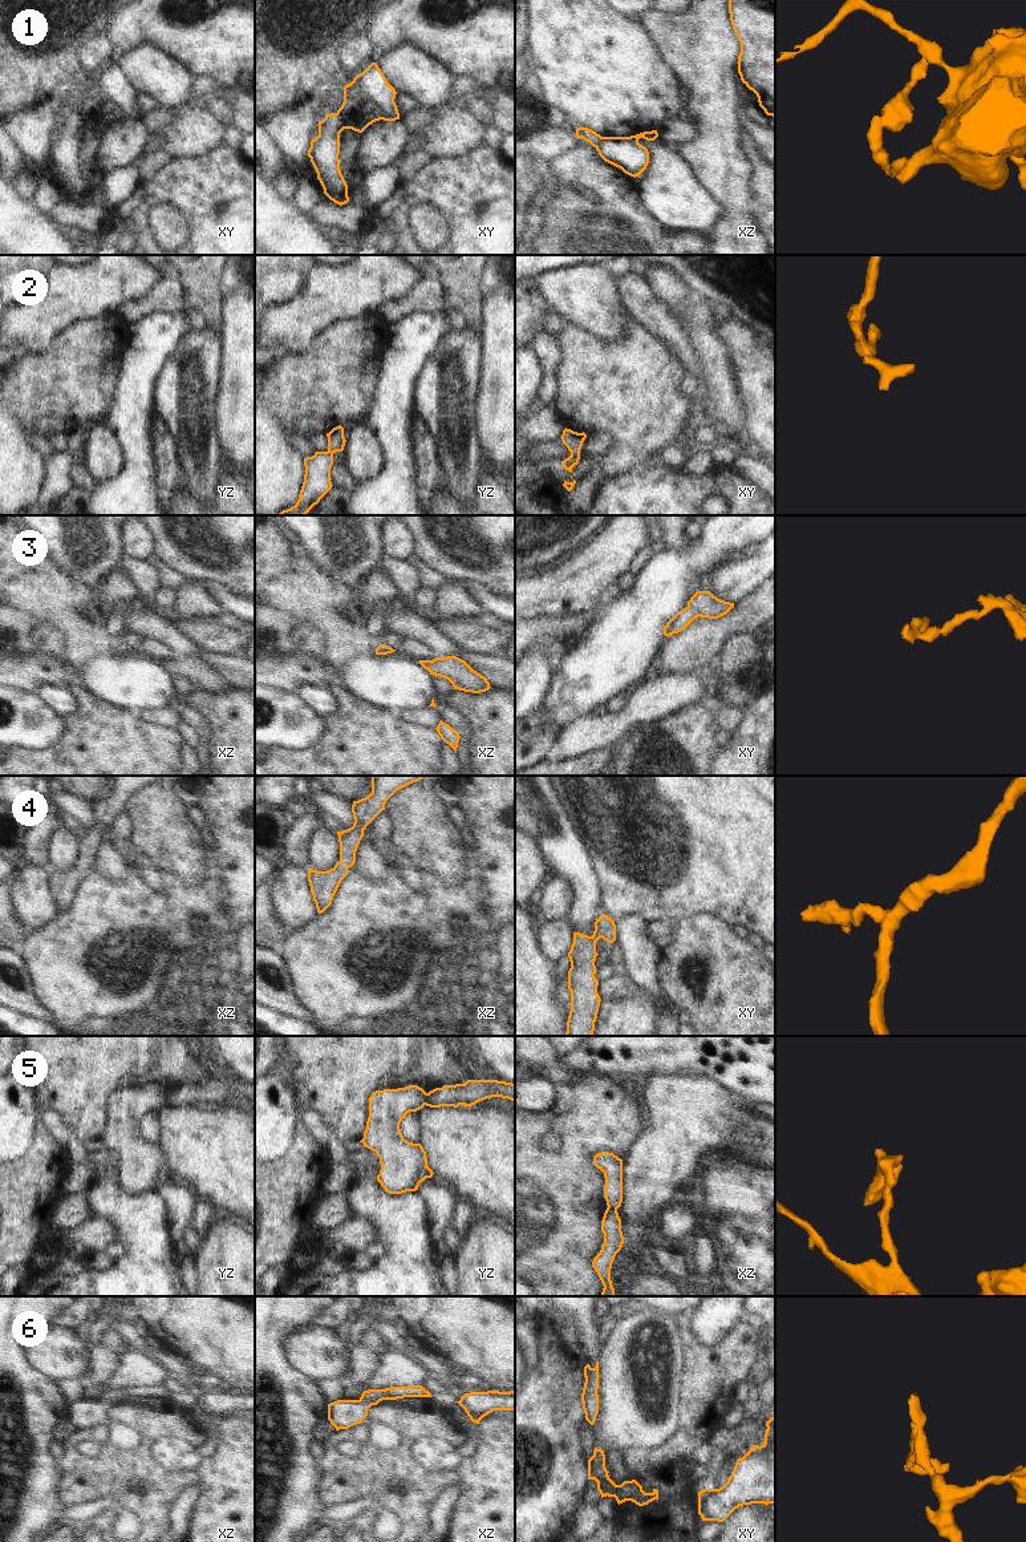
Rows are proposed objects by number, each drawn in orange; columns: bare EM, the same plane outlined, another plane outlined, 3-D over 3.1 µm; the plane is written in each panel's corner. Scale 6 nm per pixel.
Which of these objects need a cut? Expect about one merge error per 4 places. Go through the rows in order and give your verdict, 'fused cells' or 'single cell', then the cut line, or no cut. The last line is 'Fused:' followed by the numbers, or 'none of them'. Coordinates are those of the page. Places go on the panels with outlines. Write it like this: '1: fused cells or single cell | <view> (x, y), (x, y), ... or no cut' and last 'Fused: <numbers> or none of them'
1: fused cells | xy (337, 112), (344, 128)
2: single cell | no cut
3: single cell | no cut
4: single cell | no cut
5: fused cells | yz (426, 1093), (424, 1104)
6: single cell | no cut
Fused: 1, 5

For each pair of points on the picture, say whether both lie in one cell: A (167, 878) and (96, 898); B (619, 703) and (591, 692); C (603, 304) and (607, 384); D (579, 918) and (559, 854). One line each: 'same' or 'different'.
A: same
B: different
C: different
D: same

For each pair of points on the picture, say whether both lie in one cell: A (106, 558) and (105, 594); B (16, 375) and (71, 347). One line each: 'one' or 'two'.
A: two
B: one

